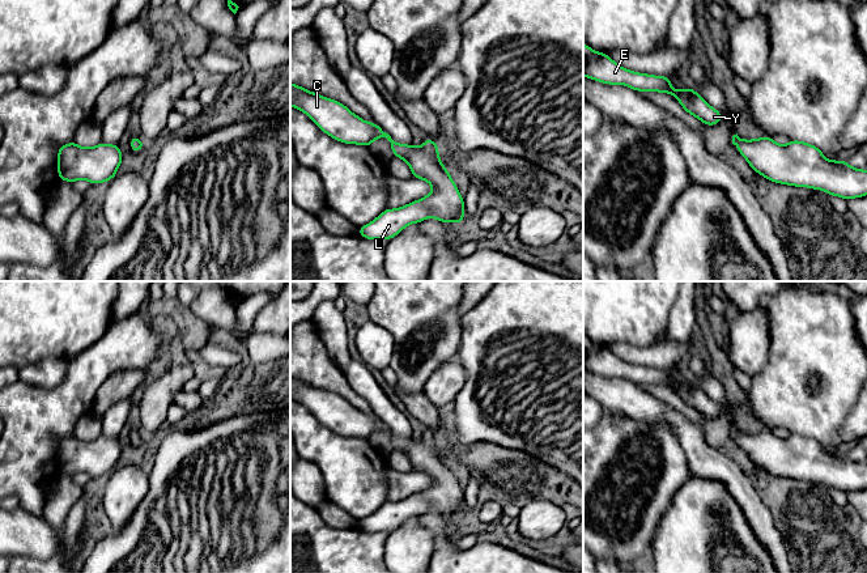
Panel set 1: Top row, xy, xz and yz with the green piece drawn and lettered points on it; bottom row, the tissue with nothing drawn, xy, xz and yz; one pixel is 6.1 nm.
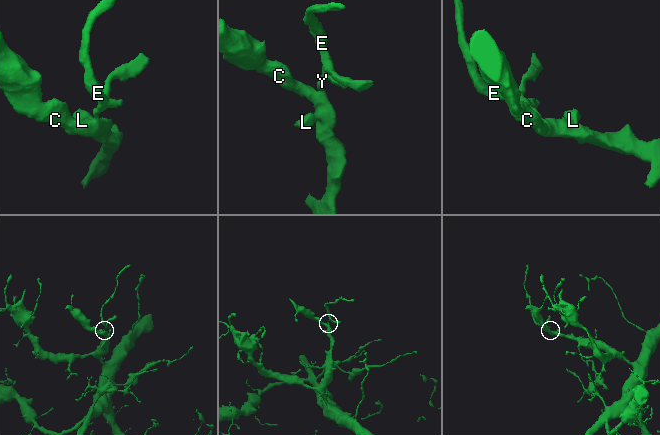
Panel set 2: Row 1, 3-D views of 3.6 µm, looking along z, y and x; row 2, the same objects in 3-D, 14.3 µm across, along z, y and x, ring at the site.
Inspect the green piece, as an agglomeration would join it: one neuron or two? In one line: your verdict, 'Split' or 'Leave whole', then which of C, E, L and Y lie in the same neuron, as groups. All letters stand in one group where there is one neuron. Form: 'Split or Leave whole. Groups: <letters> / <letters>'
Leave whole. Groups: C E L Y

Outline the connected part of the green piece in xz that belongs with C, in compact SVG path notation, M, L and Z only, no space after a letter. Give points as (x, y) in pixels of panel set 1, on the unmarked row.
M290 375L290 399L305 406L328 429L344 437L369 440L378 430L391 436L392 450L407 454L413 471L429 475L434 483L420 493L390 502L386 501L375 513L360 519L358 527L366 532L396 530L407 518L418 517L429 510L443 518L452 514L462 518L466 509L464 492L449 462L439 453L438 441L429 429L420 441L394 434L377 416L365 415L336 392L315 387Z

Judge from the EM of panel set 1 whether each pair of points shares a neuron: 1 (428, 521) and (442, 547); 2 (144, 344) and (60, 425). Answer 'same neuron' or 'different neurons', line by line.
1: same neuron
2: same neuron

